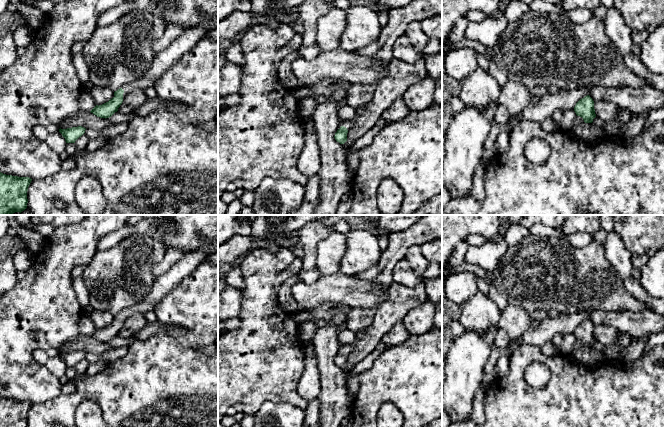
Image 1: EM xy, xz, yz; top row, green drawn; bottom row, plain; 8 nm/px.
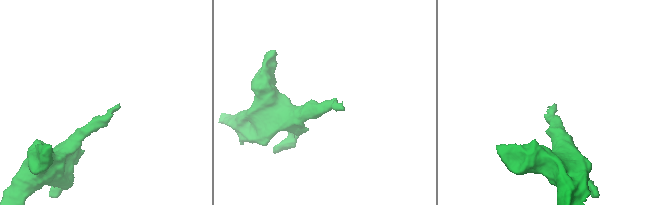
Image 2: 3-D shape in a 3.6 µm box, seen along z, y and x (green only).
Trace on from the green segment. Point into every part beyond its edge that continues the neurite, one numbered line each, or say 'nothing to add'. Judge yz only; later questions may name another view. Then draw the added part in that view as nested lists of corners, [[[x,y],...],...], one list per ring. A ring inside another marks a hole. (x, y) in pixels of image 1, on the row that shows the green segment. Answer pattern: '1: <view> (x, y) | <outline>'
nothing to add

